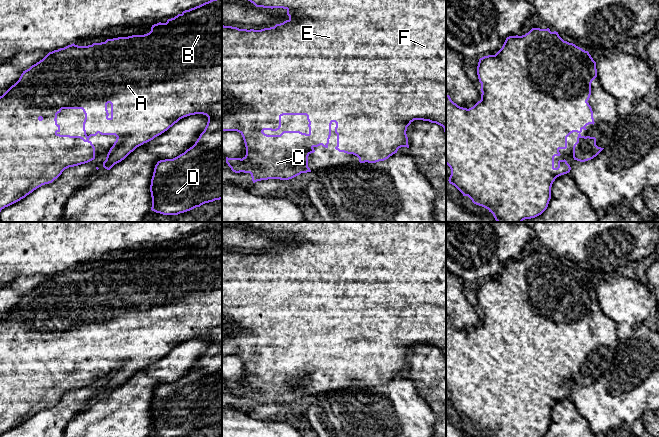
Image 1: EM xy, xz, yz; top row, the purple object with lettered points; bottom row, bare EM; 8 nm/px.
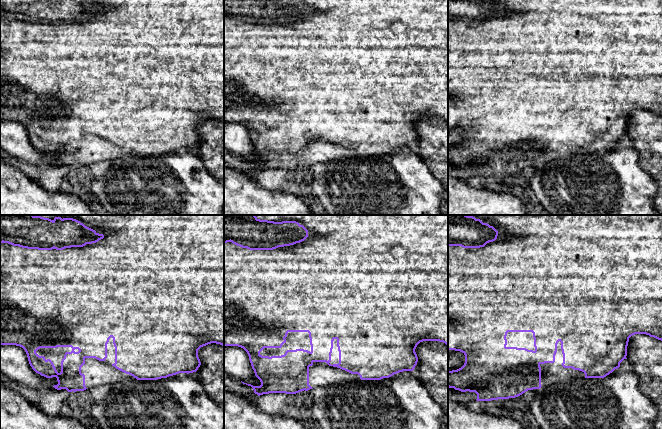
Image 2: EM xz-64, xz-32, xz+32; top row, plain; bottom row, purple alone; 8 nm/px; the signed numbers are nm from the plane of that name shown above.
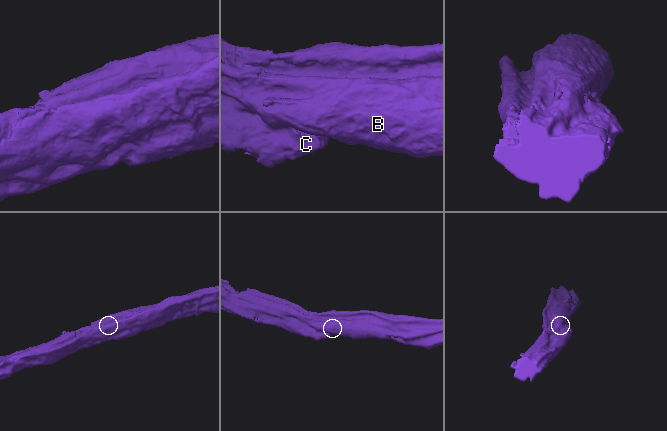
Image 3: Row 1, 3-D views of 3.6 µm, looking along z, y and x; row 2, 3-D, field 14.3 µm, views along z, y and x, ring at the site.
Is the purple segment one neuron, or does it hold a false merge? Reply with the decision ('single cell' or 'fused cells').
single cell

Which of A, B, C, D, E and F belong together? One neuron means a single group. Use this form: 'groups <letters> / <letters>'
groups A B C D E F

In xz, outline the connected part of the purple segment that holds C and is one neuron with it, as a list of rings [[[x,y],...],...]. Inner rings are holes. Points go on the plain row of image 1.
[[[243,222],[256,231],[263,232],[283,232],[287,234],[287,239],[289,243],[283,247],[276,248],[274,251],[264,252],[261,254],[254,253],[239,253],[232,250],[222,249],[222,355],[237,355],[239,356],[244,364],[246,371],[246,379],[241,382],[228,382],[226,381],[226,387],[235,397],[250,397],[253,407],[261,404],[268,403],[280,403],[280,404],[289,404],[292,403],[301,397],[311,396],[308,391],[308,380],[311,377],[314,377],[315,371],[322,369],[325,372],[328,372],[329,363],[331,360],[331,348],[336,347],[335,357],[337,358],[337,370],[336,374],[339,376],[344,376],[347,378],[353,378],[359,382],[360,387],[376,387],[379,385],[384,385],[388,383],[393,378],[397,377],[398,373],[401,371],[407,371],[408,361],[406,358],[407,351],[414,344],[423,344],[429,345],[431,347],[436,347],[444,352],[446,358],[446,222]],[[283,339],[306,339],[309,346],[309,357],[302,357],[300,355],[283,355],[280,359],[267,359],[263,355],[271,354],[277,355],[281,351],[281,341]]]

